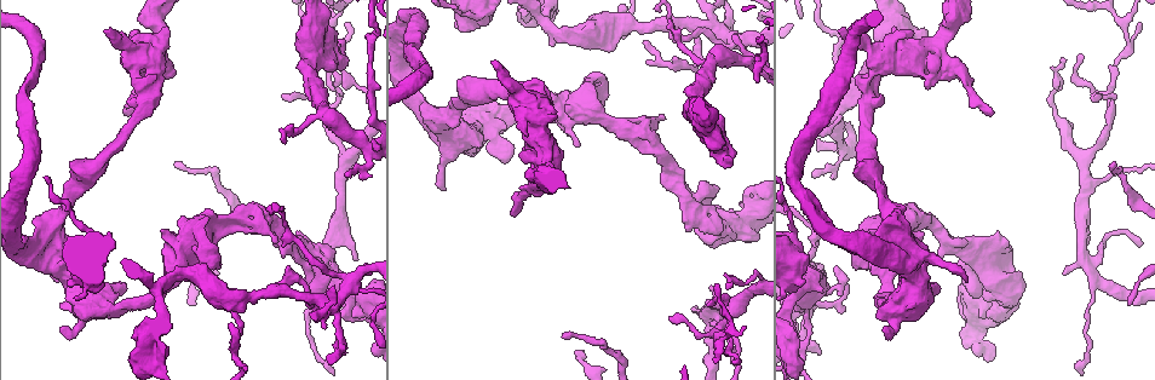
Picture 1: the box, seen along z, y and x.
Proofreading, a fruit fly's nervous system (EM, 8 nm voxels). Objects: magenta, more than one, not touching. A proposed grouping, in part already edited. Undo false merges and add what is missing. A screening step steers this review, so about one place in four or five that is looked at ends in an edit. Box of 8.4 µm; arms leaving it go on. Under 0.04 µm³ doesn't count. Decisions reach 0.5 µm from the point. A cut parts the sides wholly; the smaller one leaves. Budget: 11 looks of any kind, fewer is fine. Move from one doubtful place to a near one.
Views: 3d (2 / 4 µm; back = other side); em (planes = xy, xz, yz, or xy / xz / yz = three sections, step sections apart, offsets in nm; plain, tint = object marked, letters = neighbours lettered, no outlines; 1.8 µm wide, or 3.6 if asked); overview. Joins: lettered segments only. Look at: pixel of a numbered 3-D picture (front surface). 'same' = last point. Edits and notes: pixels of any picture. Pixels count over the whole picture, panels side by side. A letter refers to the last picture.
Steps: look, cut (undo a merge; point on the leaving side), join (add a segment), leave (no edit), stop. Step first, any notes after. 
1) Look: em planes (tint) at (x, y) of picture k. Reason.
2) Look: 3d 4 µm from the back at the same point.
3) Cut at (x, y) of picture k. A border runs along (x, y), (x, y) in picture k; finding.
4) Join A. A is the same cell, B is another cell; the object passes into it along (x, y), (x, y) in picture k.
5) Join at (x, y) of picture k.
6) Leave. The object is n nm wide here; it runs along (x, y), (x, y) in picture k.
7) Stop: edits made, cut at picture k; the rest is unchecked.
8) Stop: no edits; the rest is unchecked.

Look: em 3.6 µm xz step 4 (tint) at (67, 283) of picture 1. Thick end.

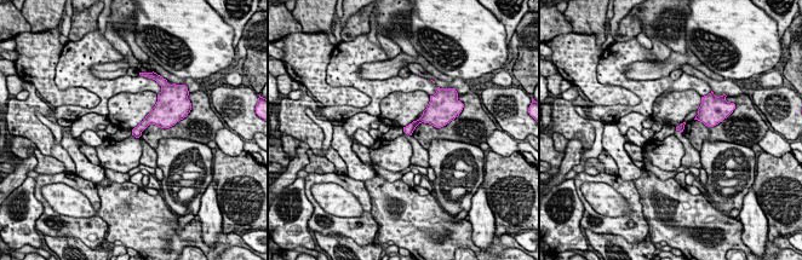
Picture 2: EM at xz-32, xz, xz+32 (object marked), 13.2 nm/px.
Look: em 3.6 µm planes (letters) at the same point. Cut it another way.

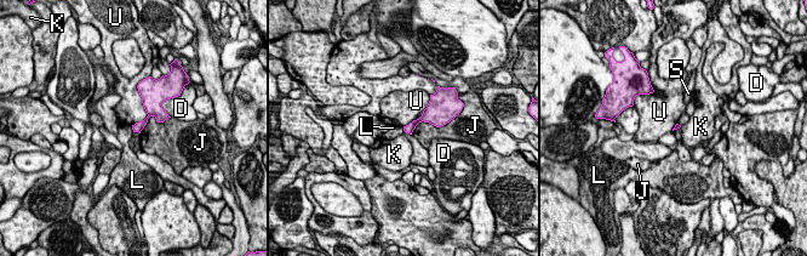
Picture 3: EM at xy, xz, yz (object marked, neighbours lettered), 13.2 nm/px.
Leave. D, J, K, L, S and U are other cells; a border runs along (131, 126), (133, 131) in picture 3; no lettered segment goes on from it.

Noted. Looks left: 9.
Look: em xz step 8 (tint) at (903, 255) of picture 1.

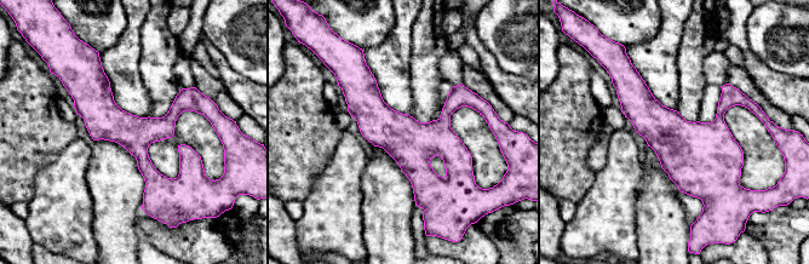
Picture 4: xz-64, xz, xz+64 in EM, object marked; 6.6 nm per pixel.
Look: em planes (letters) at the same point. Cut it another way.

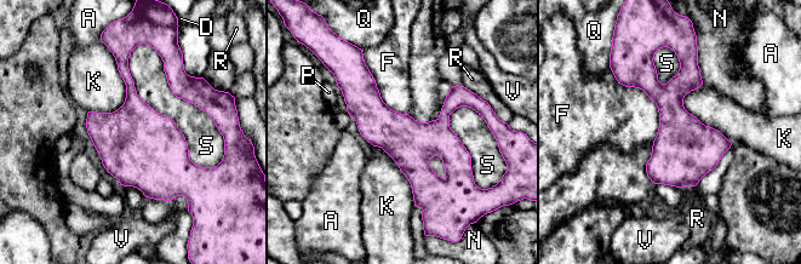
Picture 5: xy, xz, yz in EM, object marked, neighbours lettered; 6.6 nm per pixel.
Leave. The object is 320 nm wide here; A, D, F, K, N, P, Q, R, S and V are other cells; a border runs along (653, 142), (646, 164), (651, 182) in picture 5; all the same neuron.

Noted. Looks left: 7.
Look: 3d 4 µm at (498, 115) of picture 1. Thick turns thin.

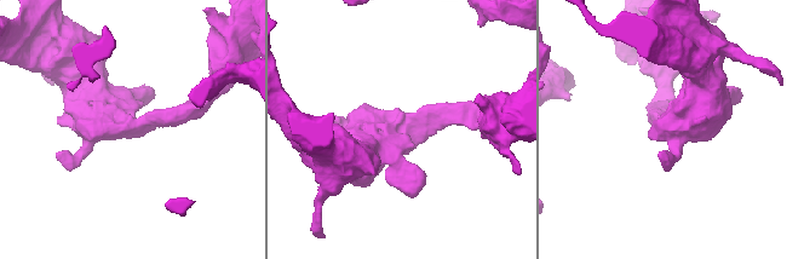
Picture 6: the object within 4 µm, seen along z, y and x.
Look: em 3.6 µm yz step 8 (tint) at (128, 122) of picture 6. Shape alone is not enough.

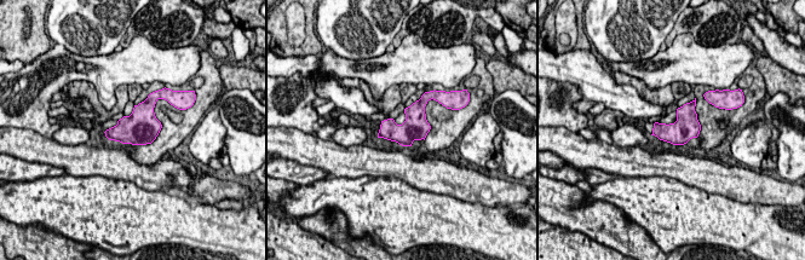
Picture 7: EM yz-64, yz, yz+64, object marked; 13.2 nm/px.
Look: em 3.6 µm planes (letters) at the same point. Another direction.

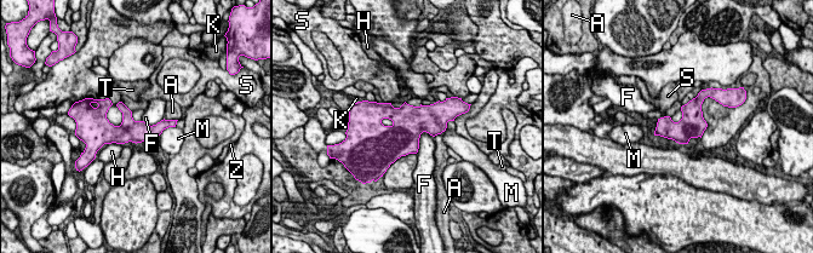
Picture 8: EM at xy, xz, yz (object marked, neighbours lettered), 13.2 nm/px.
Leave. The object is 300 nm wide here; the longest contact is with F, 340 nm; A, F, H, K, M, S, T and Z are other cells; continuous, no second neuron.

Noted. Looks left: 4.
Look: 3d 2 µm at (262, 209) of picture 1. Free end.

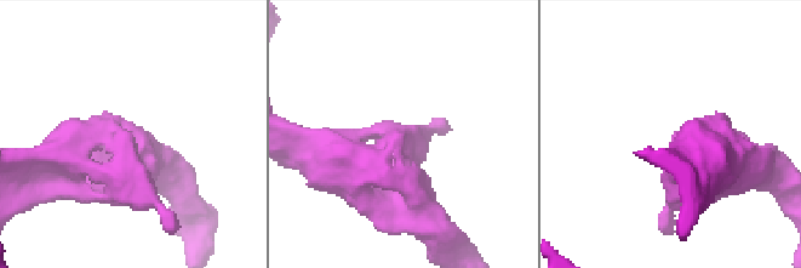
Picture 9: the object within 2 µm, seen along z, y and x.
Look: em xy step 4 (tint) at (132, 138) of picture 9. Need the tissue.

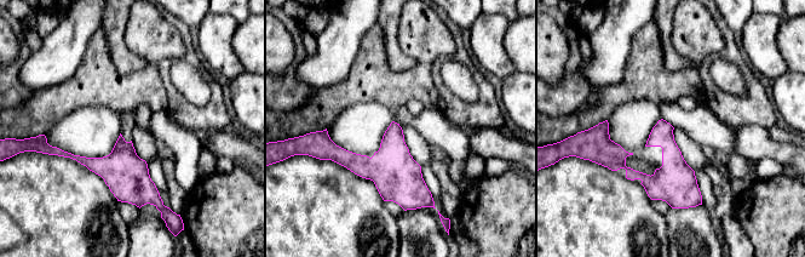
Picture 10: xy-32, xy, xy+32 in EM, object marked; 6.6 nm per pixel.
Look: em planes (letters) at the same point. Another direction.

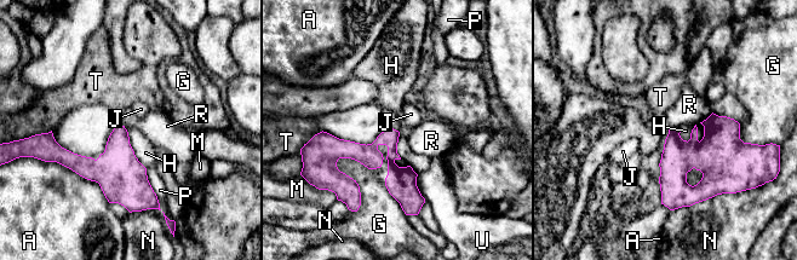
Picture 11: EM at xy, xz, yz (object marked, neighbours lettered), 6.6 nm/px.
Leave. A, G, H, J, M, N, P, R, T and U are other cells; no lettered segment goes on from it.

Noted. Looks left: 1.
Stop: no edits; the rest is unchecked.

